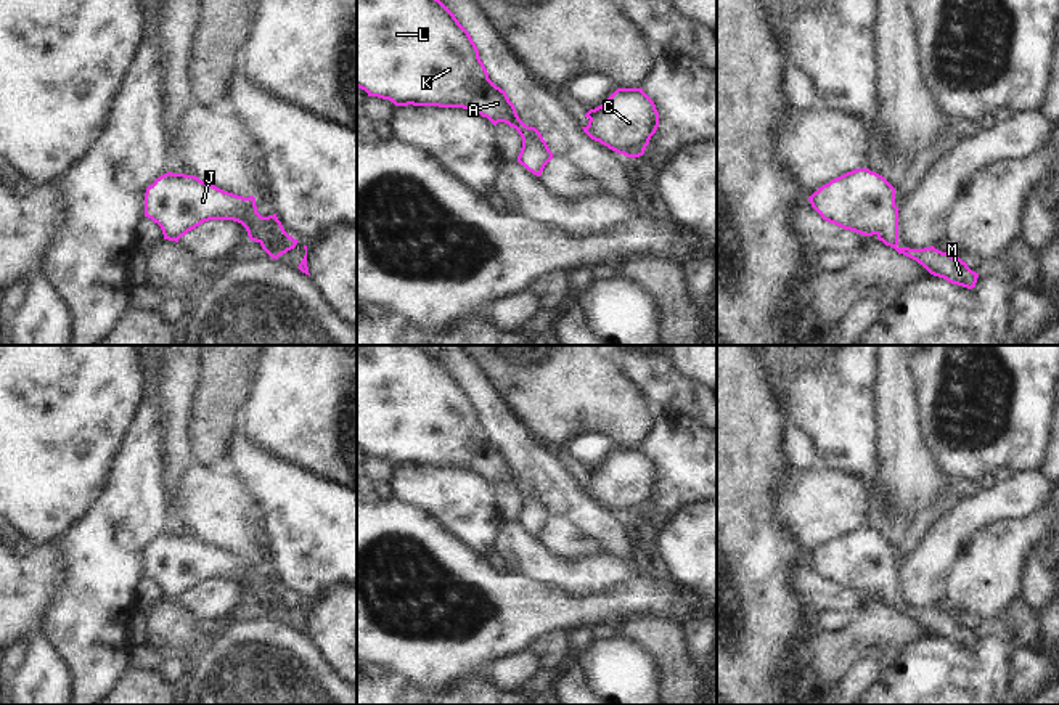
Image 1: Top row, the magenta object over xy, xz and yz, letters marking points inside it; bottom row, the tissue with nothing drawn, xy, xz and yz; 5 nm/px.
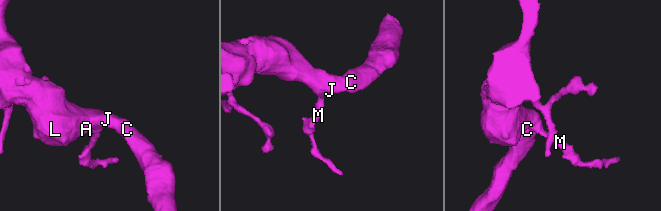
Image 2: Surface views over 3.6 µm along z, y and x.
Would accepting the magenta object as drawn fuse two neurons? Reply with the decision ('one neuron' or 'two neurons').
one neuron

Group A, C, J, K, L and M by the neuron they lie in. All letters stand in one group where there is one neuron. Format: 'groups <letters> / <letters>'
groups A C J K L M

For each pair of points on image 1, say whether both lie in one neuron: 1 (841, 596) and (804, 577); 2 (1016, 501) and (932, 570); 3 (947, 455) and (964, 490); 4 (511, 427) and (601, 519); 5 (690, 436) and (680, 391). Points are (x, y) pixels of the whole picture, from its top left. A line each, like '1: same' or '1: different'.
1: same
2: same
3: different
4: same
5: different

